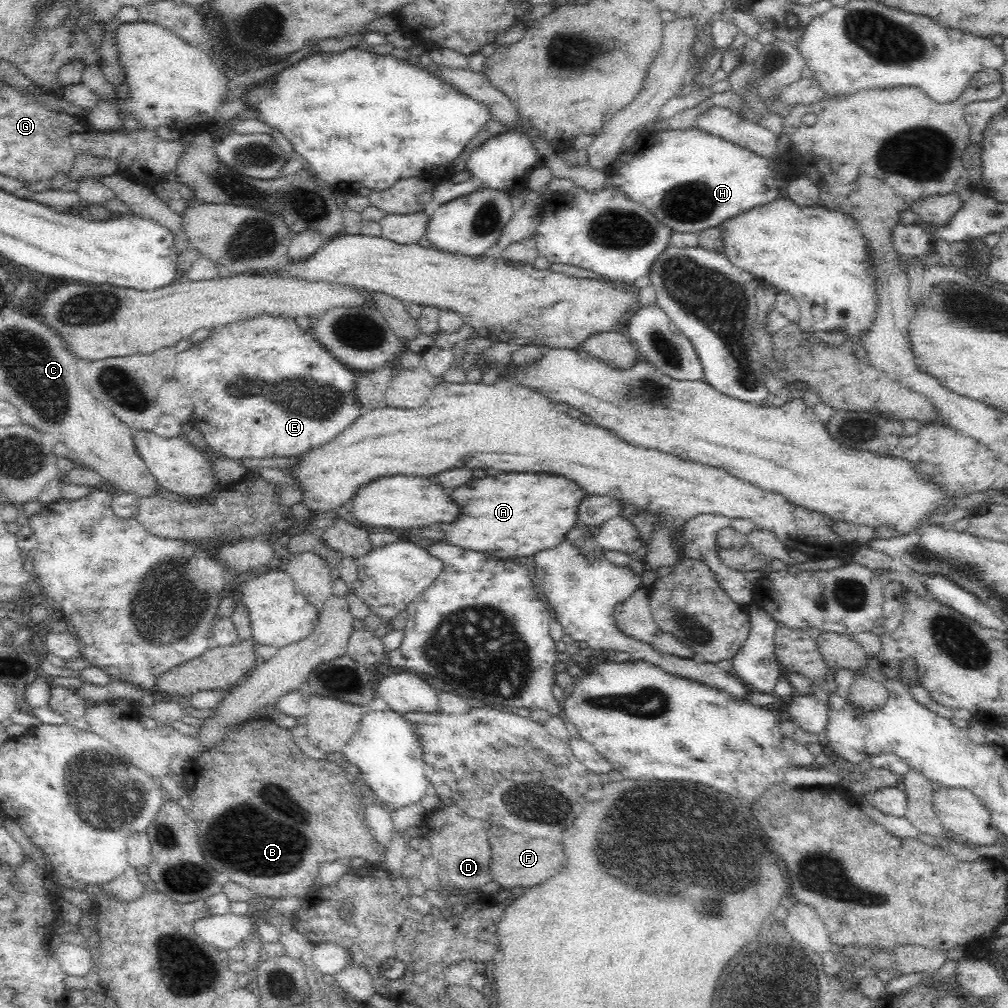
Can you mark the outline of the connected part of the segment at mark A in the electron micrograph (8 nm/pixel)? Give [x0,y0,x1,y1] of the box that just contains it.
[440,472,584,559]

